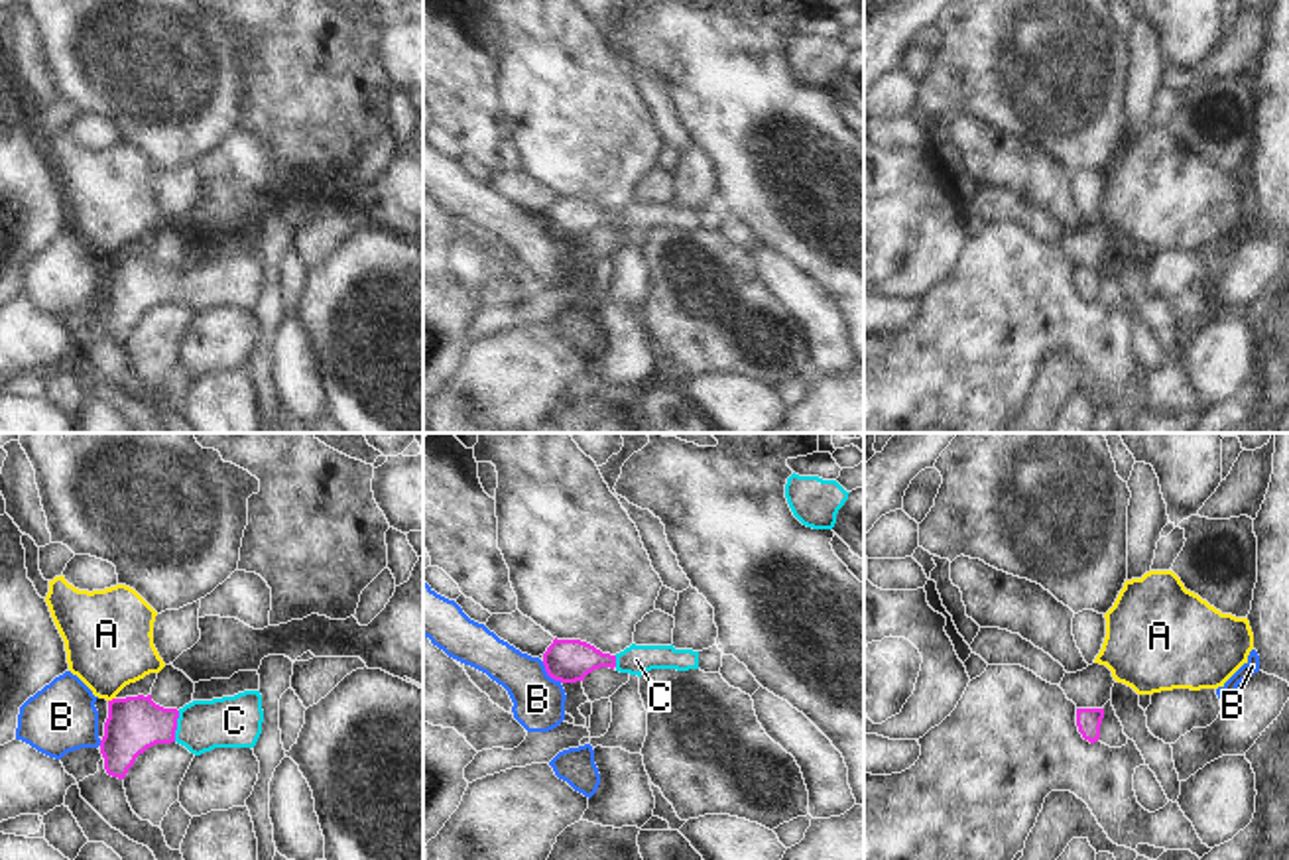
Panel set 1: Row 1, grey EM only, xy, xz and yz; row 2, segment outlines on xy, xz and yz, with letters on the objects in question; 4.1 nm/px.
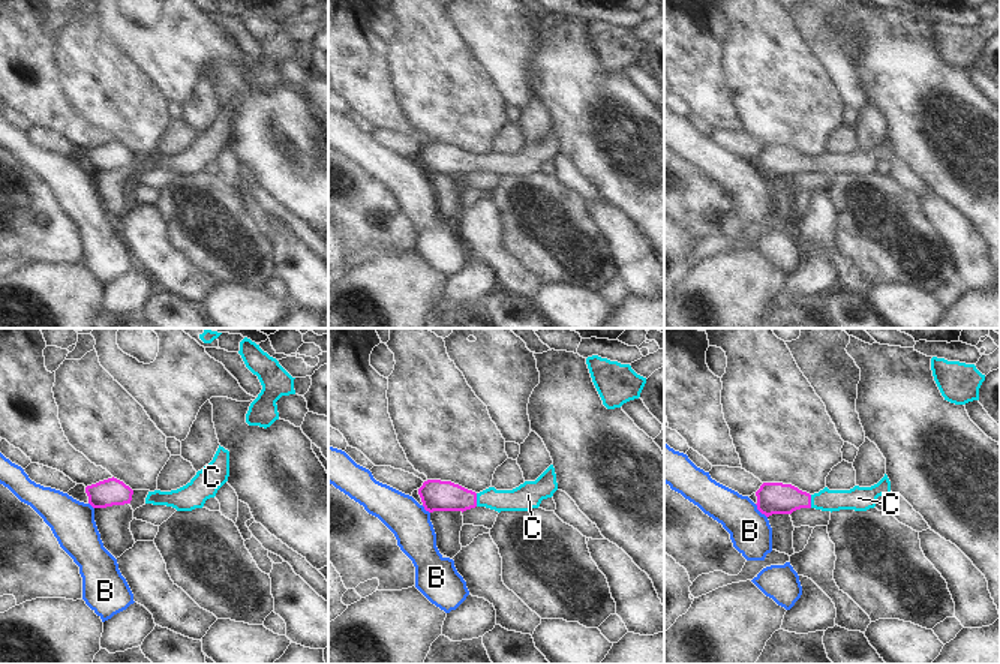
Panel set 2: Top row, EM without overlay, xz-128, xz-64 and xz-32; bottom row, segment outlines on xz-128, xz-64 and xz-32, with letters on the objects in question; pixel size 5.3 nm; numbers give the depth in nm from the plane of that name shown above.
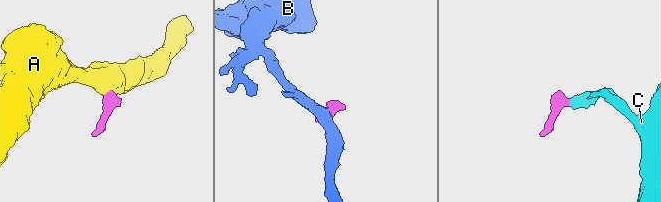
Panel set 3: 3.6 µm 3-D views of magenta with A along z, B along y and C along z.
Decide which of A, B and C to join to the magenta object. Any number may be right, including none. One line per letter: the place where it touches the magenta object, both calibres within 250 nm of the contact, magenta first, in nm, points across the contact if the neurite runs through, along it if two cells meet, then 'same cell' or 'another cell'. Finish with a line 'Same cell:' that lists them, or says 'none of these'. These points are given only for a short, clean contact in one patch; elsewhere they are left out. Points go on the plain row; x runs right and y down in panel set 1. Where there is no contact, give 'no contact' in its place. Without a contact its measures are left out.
A: contact xy (113, 258); calibres 220 and 360 nm; border xy (115, 256), (109, 260); another cell
B: contact xz (550, 235); calibres 180 and 200 nm; border xz (542, 221), (544, 229), (561, 241); another cell
C: contact xy (176, 286); calibres 220 and 200 nm; way xy (136, 282), (176, 286), (235, 280); same cell
Same cell: C

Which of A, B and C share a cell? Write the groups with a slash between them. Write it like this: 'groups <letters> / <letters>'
groups A / B / C

